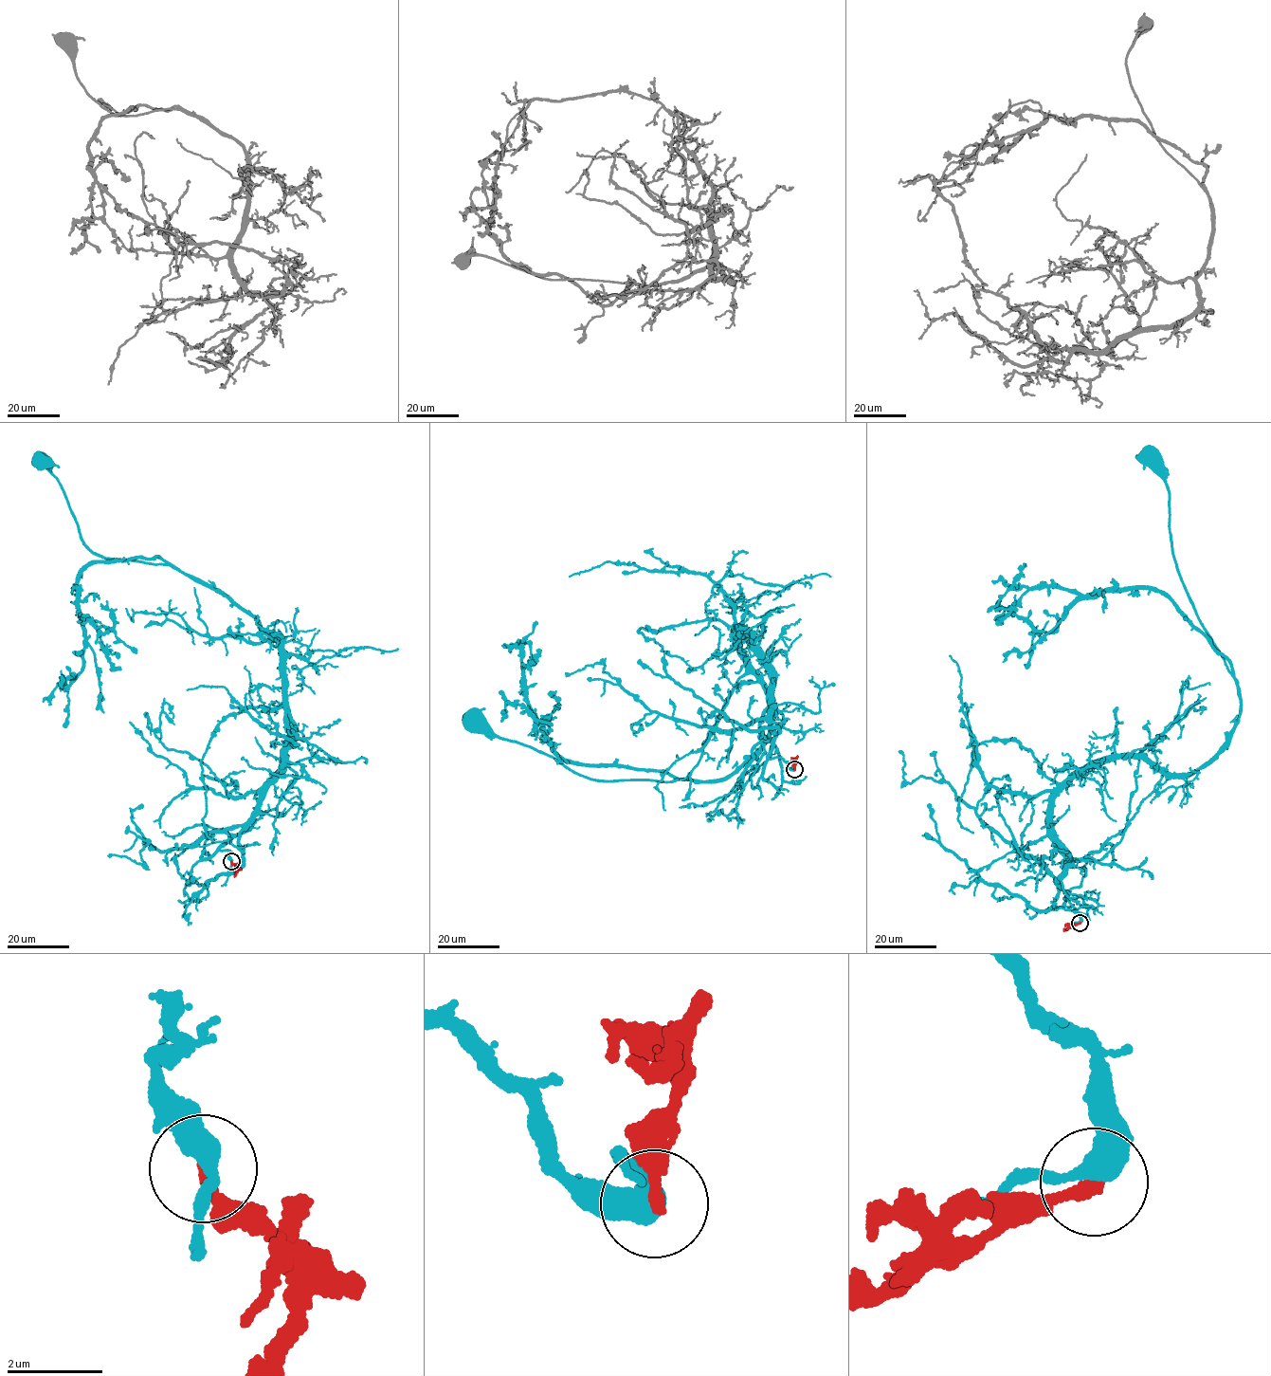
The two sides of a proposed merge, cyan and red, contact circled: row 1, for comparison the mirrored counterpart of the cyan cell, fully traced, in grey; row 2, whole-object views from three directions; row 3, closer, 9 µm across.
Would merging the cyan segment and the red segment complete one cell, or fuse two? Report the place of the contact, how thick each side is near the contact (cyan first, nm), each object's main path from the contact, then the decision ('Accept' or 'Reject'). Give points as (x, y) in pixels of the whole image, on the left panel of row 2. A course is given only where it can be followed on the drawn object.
Place: (231, 861). Thickness 400 nm (cyan) against 260 nm. Course of cyan: (231, 860), (218, 849), (247, 830), (286, 750), (278, 636), (167, 564), (91, 550), (62, 486), (37, 460). Course of red: (231, 861), (236, 867), (234, 877). Reject

